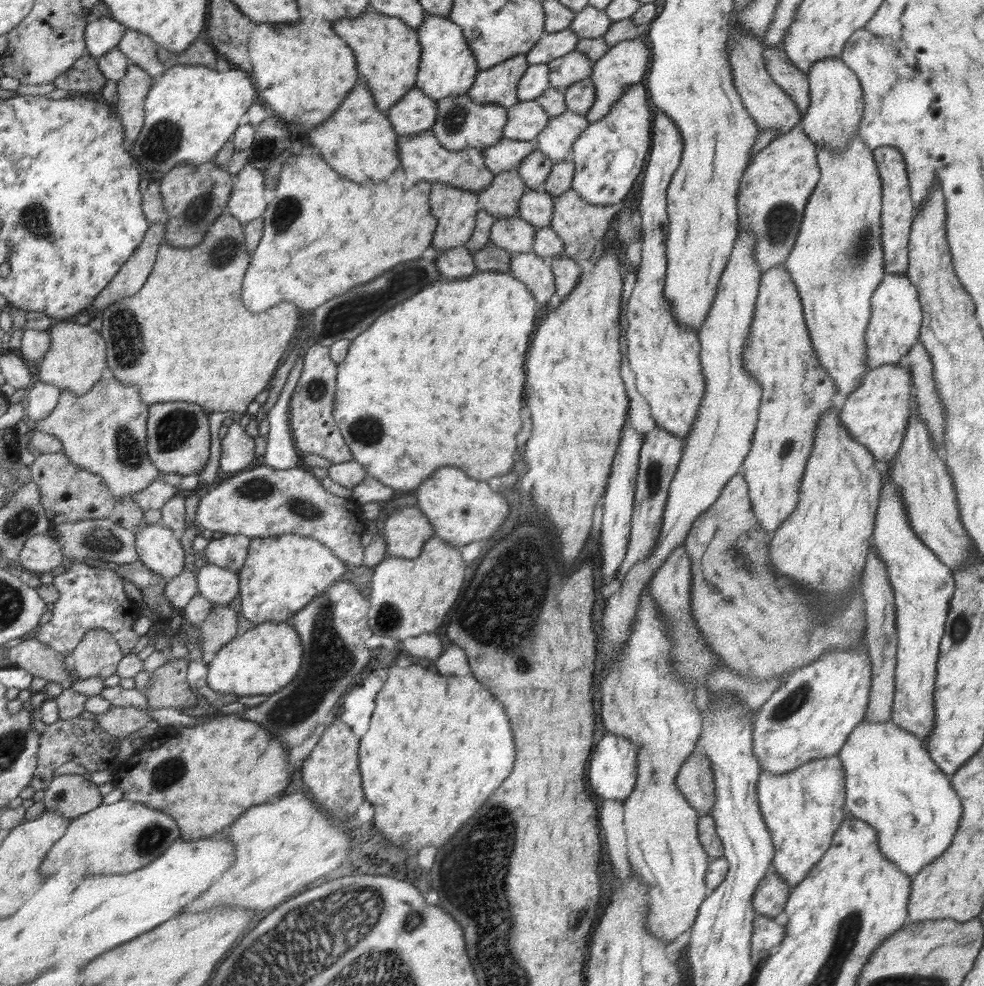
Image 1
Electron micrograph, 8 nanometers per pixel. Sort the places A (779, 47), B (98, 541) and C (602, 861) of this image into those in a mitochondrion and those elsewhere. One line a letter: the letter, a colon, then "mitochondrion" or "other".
A: other
B: mitochondrion
C: other

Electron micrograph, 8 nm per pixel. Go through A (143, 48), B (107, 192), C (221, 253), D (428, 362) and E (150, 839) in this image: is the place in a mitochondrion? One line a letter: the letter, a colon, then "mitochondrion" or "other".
A: other
B: other
C: mitochondrion
D: other
E: mitochondrion

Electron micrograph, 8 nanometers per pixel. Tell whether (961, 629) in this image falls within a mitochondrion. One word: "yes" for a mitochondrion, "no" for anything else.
yes

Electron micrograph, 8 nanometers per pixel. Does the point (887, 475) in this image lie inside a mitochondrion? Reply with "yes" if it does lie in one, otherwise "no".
no

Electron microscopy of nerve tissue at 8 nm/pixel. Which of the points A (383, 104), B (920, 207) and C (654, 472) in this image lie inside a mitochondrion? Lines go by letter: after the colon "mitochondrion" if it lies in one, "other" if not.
A: other
B: other
C: mitochondrion

